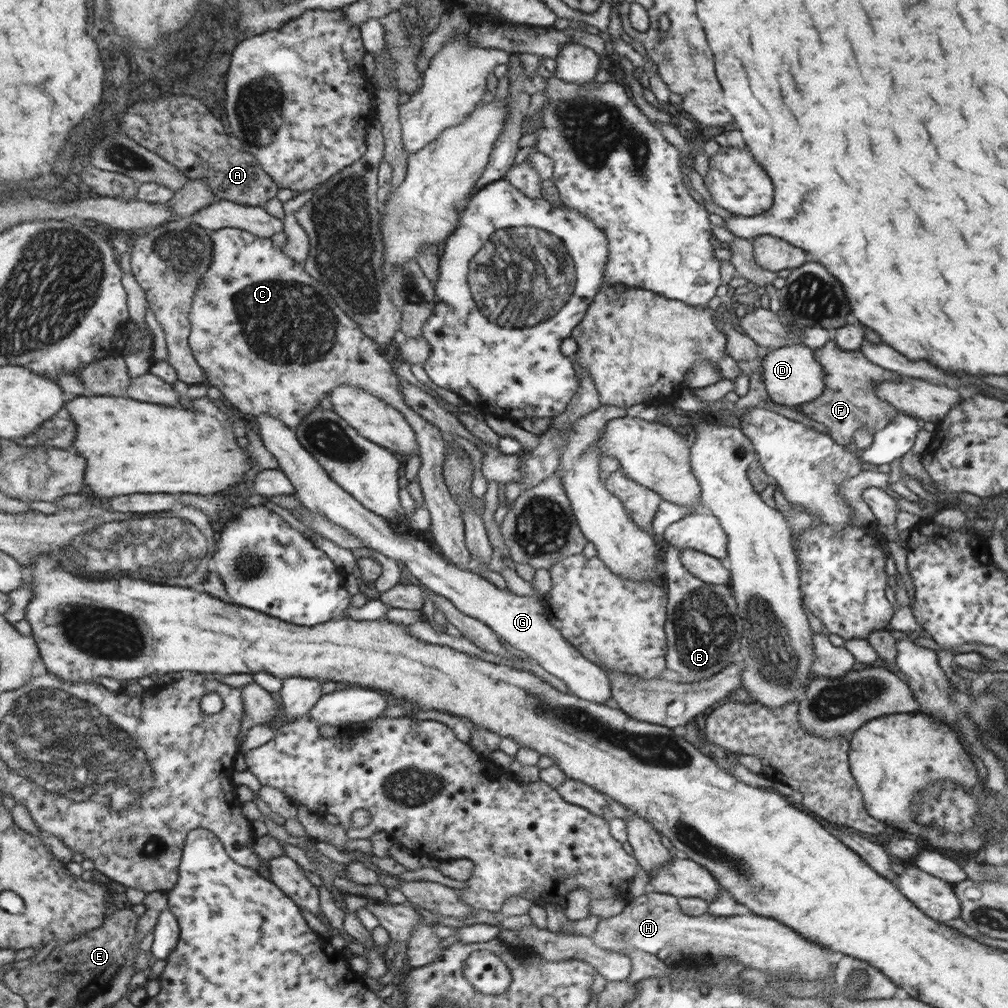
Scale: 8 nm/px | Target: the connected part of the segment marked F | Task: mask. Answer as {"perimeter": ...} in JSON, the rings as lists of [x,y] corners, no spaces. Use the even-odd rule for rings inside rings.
{"perimeter":[[[833,340],[814,351],[819,364],[824,368],[824,394],[821,394],[818,400],[804,402],[799,409],[820,427],[826,426],[836,444],[852,446],[854,432],[861,428],[872,432],[874,436],[897,415],[897,408],[882,400],[876,394],[875,388],[880,383],[903,380],[903,376],[873,364],[862,351],[846,351],[838,348]]]}

